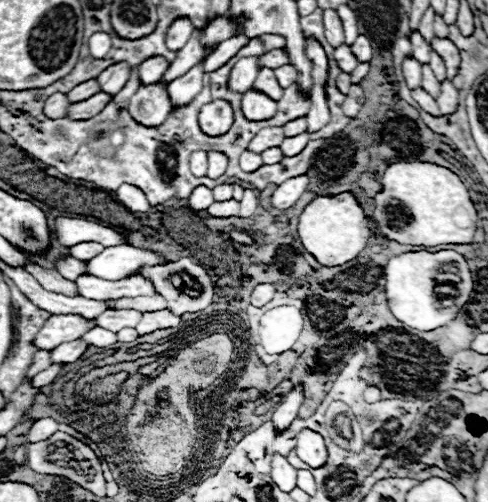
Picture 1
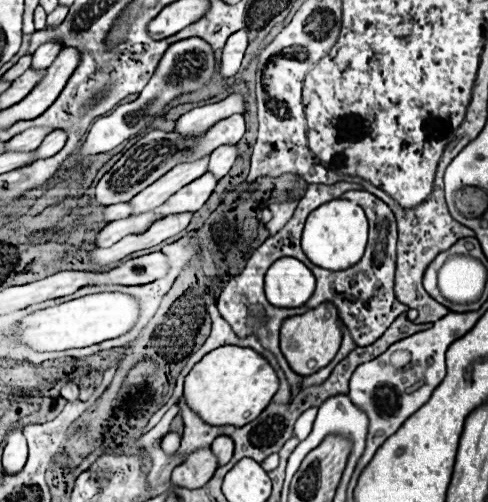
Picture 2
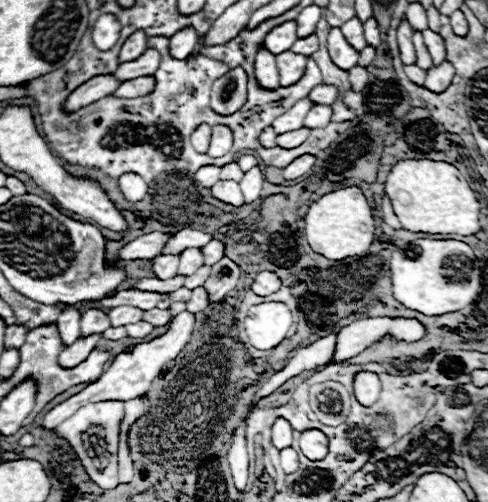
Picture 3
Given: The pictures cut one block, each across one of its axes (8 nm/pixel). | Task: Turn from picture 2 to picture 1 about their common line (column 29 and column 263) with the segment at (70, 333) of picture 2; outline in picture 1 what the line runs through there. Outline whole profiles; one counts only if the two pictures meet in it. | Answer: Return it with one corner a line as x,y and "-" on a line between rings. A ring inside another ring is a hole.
294,306
268,310
260,320
260,340
268,354
282,354
294,346
304,328
302,312

